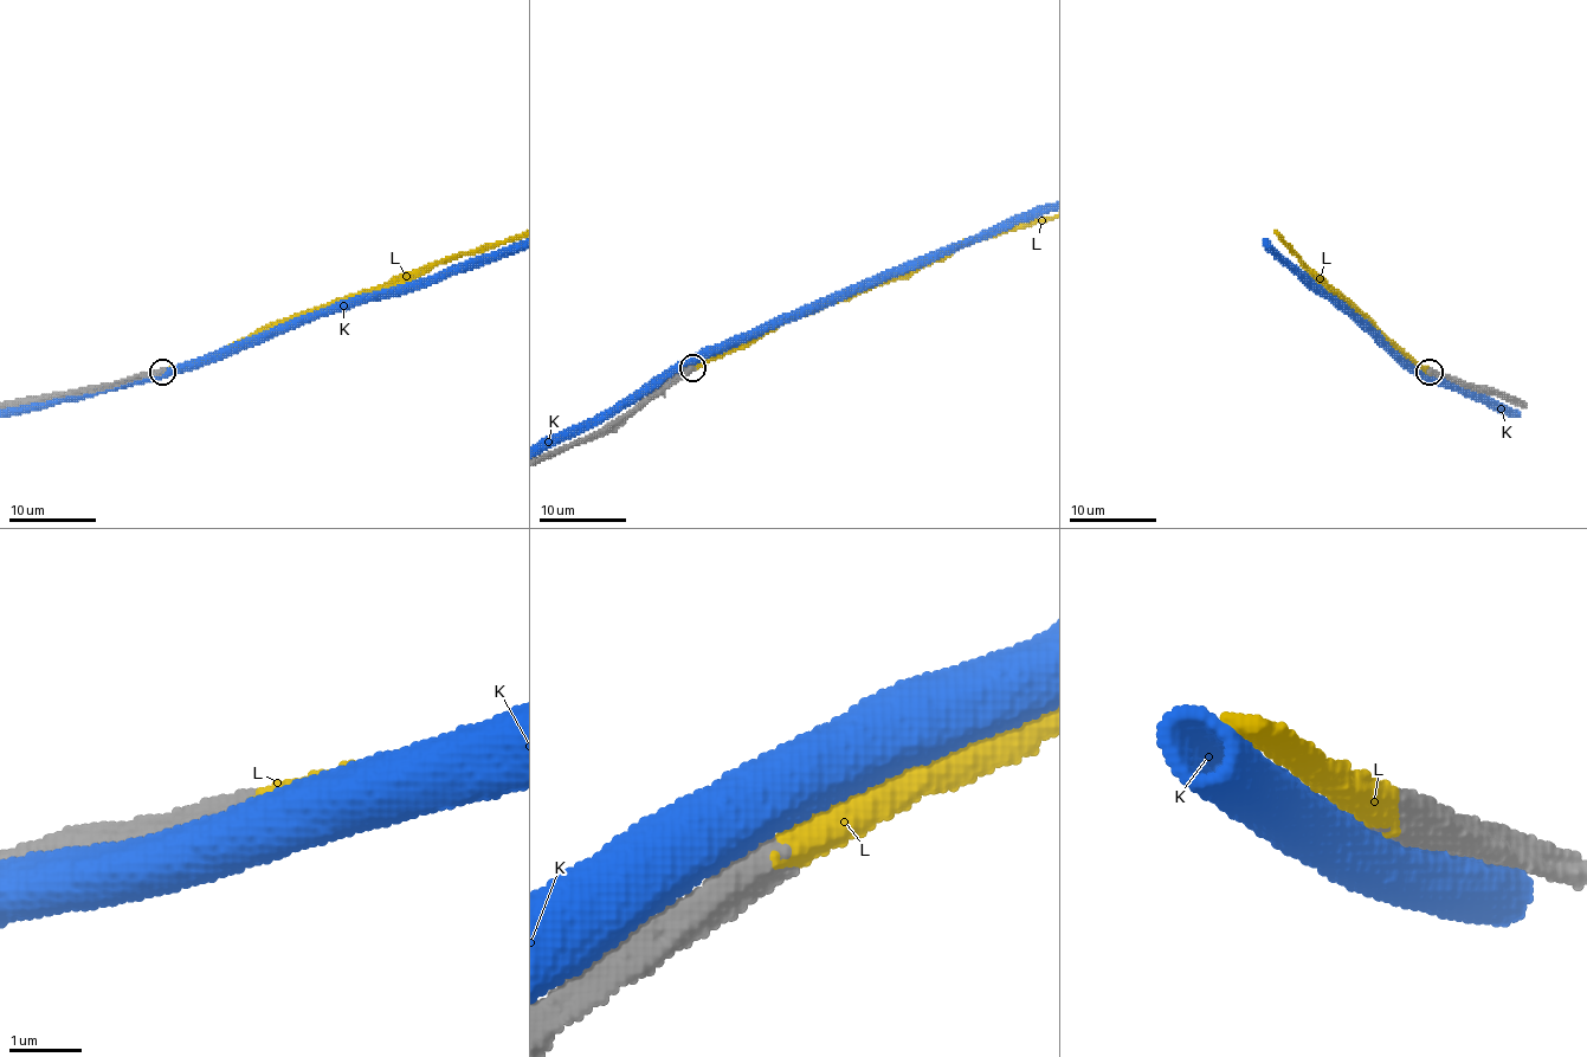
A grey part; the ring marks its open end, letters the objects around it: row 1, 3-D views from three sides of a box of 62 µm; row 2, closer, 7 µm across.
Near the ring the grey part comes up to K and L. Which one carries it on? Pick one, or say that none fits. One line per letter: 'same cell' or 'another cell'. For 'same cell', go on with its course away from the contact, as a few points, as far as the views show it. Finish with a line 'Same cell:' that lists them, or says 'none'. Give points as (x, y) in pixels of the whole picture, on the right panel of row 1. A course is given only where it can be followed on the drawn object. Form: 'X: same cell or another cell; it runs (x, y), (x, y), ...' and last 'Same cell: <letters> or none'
K: another cell
L: same cell
Same cell: L

